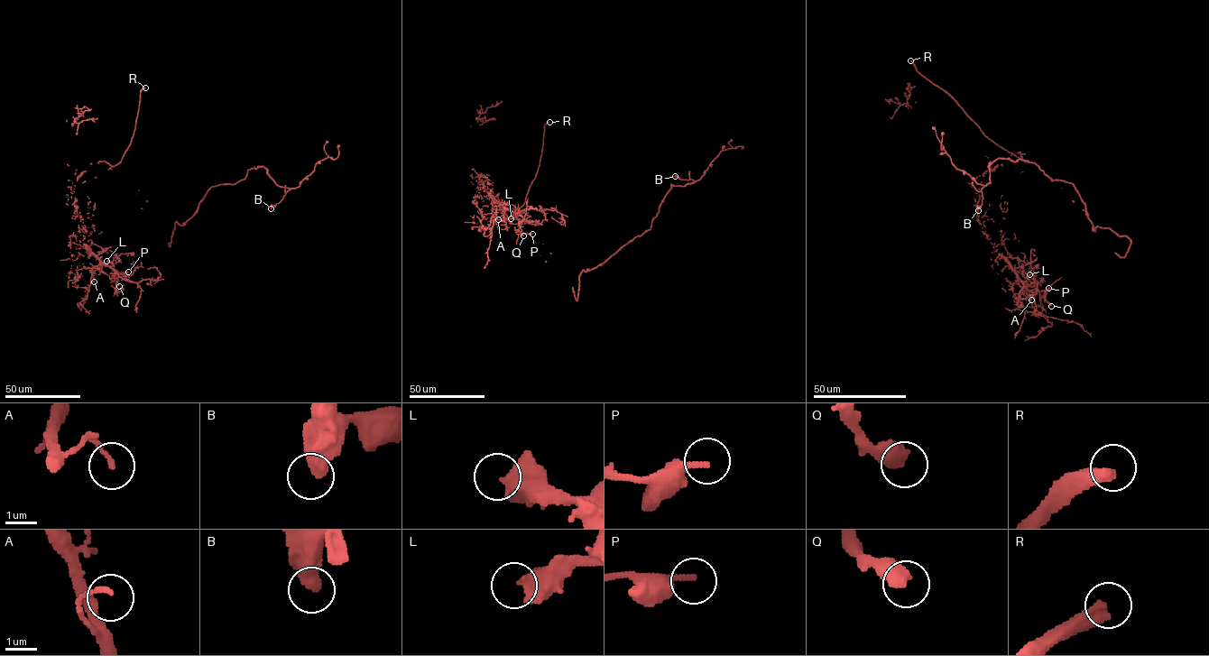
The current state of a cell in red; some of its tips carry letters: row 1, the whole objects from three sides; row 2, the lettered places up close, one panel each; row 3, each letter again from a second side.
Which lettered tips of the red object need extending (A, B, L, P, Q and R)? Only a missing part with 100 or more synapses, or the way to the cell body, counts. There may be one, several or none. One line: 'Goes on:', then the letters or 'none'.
Goes on: R

